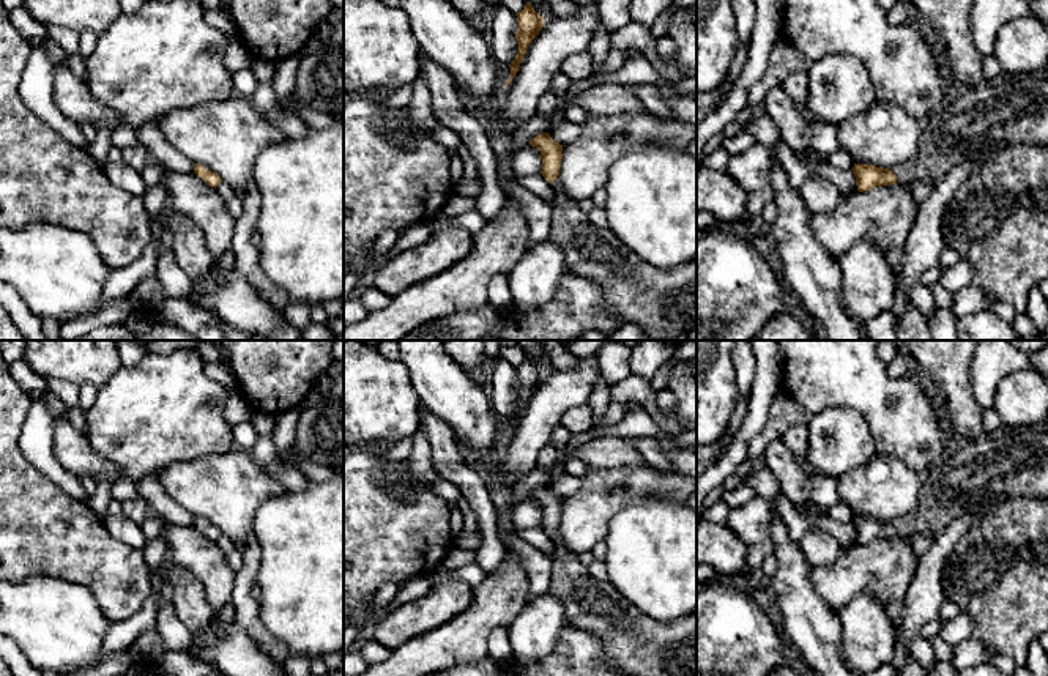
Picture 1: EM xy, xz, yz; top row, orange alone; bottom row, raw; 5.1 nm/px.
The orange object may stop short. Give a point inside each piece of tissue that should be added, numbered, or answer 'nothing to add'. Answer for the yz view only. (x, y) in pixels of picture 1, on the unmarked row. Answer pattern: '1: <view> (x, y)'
1: yz (1012, 462)

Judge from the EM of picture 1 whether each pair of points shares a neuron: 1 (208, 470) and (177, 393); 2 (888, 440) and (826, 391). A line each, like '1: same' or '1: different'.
1: different
2: same

